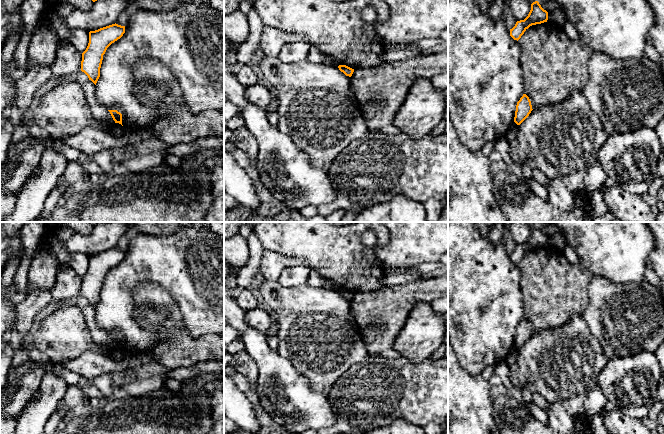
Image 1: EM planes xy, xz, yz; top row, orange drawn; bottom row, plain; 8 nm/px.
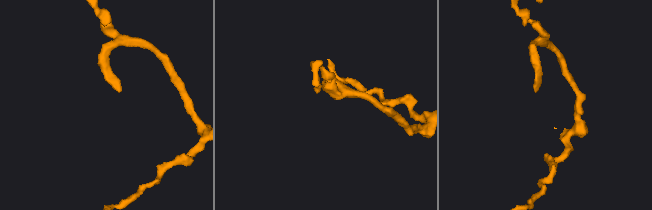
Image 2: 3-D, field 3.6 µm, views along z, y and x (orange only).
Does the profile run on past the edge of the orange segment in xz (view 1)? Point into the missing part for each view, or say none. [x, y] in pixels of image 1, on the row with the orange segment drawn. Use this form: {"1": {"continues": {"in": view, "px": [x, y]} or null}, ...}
{"1": {"continues": null}}

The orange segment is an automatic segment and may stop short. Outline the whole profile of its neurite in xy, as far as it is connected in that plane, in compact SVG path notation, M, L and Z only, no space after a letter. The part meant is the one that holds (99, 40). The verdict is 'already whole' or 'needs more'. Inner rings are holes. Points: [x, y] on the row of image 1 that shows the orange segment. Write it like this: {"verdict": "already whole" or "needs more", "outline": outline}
{"verdict": "already whole", "outline": "M112 24L89 32L89 43L82 53L81 71L95 85L100 77L100 68L107 48L125 33L125 26Z"}

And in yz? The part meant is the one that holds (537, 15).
{"verdict": "already whole", "outline": "M535 1L531 4L528 16L524 20L517 21L510 29L510 36L518 41L530 26L547 22L547 20L548 12L541 7L538 1Z"}

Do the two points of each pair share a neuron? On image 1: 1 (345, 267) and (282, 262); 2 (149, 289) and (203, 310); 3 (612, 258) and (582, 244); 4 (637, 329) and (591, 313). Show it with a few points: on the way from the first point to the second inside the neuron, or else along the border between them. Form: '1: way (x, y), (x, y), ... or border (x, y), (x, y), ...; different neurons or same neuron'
1: border (285, 255), (301, 258), (308, 265); different neurons
2: border (156, 282), (173, 299), (182, 320); different neurons
3: way (605, 251), (598, 244), (589, 244); same neuron
4: way (626, 319), (617, 314), (602, 314); same neuron

